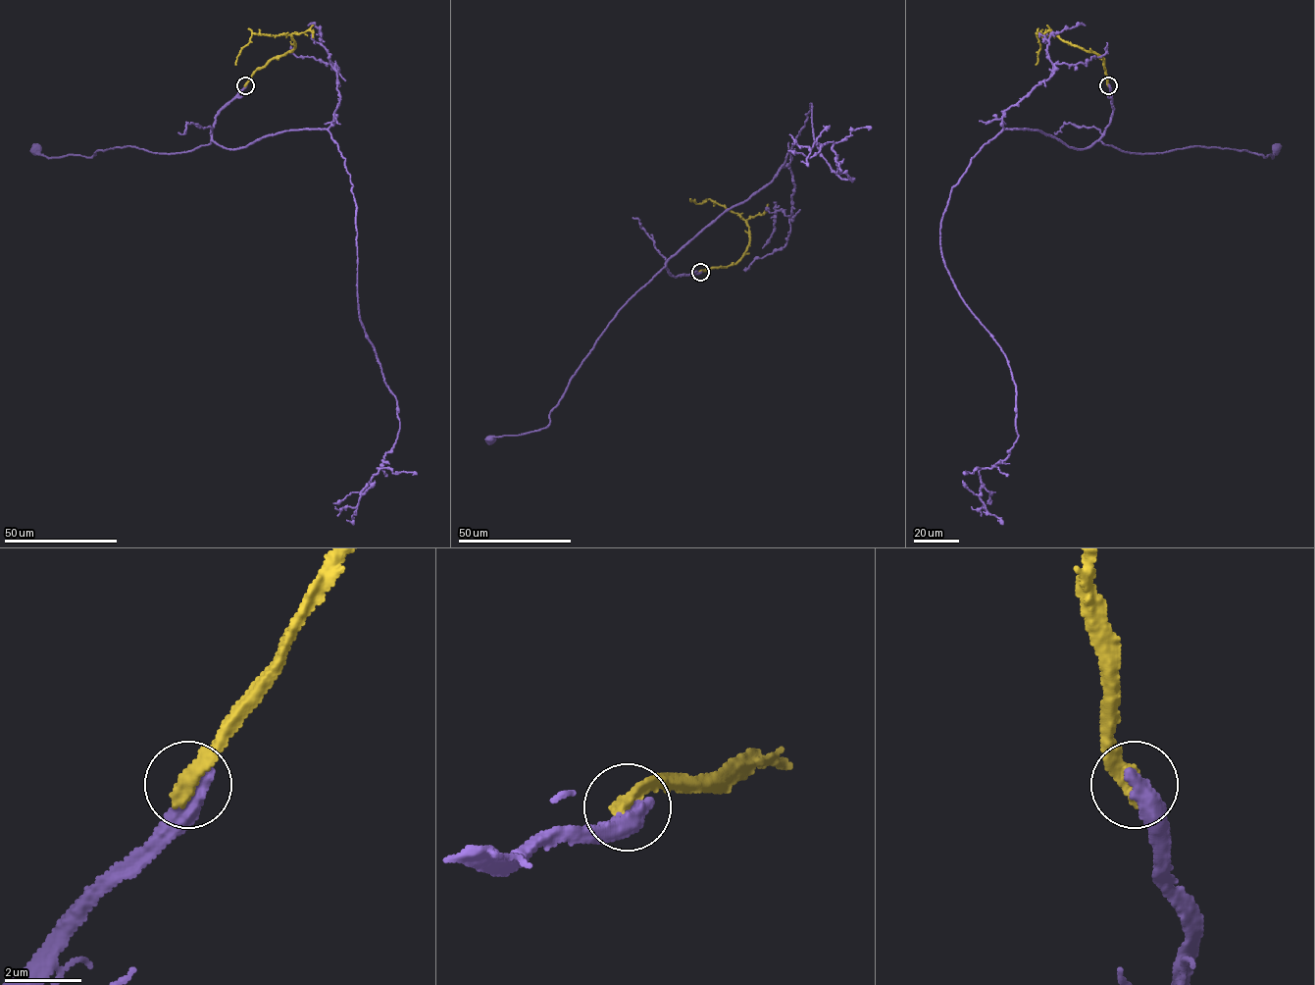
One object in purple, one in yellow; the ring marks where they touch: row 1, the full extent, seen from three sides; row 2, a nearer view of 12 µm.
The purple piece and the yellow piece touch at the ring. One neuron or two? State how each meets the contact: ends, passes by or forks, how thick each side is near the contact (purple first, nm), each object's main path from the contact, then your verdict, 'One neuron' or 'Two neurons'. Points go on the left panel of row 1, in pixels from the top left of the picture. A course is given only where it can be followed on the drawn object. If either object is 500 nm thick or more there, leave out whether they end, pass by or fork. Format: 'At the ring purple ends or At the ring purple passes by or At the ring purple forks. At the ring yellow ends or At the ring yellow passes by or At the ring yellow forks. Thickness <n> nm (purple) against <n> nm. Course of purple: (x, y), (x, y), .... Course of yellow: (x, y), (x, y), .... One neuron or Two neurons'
Thickness 550 nm (purple) against 440 nm. Course of purple: (245, 85), (216, 116), (211, 142), (191, 150), (153, 153), (127, 145), (92, 156), (47, 158), (36, 148). Course of yellow: (245, 85), (258, 69), (290, 52), (294, 41), (290, 35), (252, 33), (237, 57), (236, 65). Two neurons

